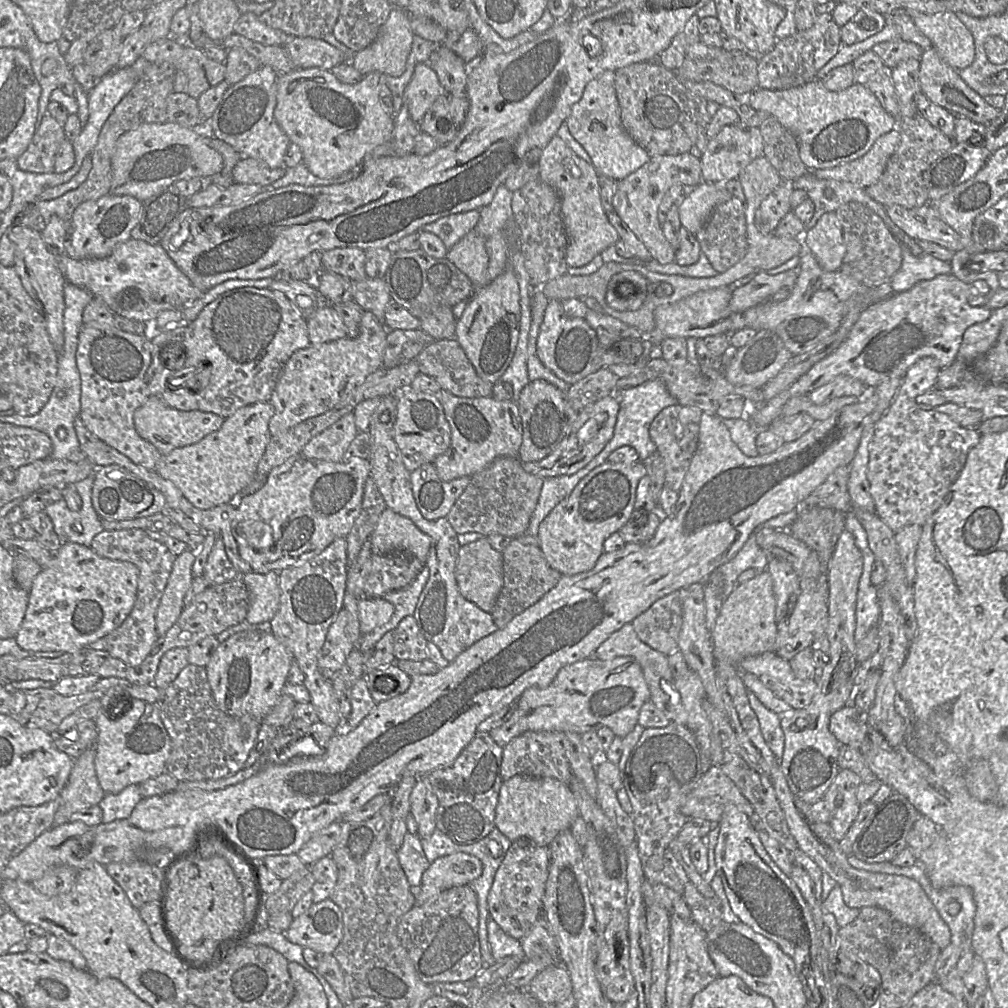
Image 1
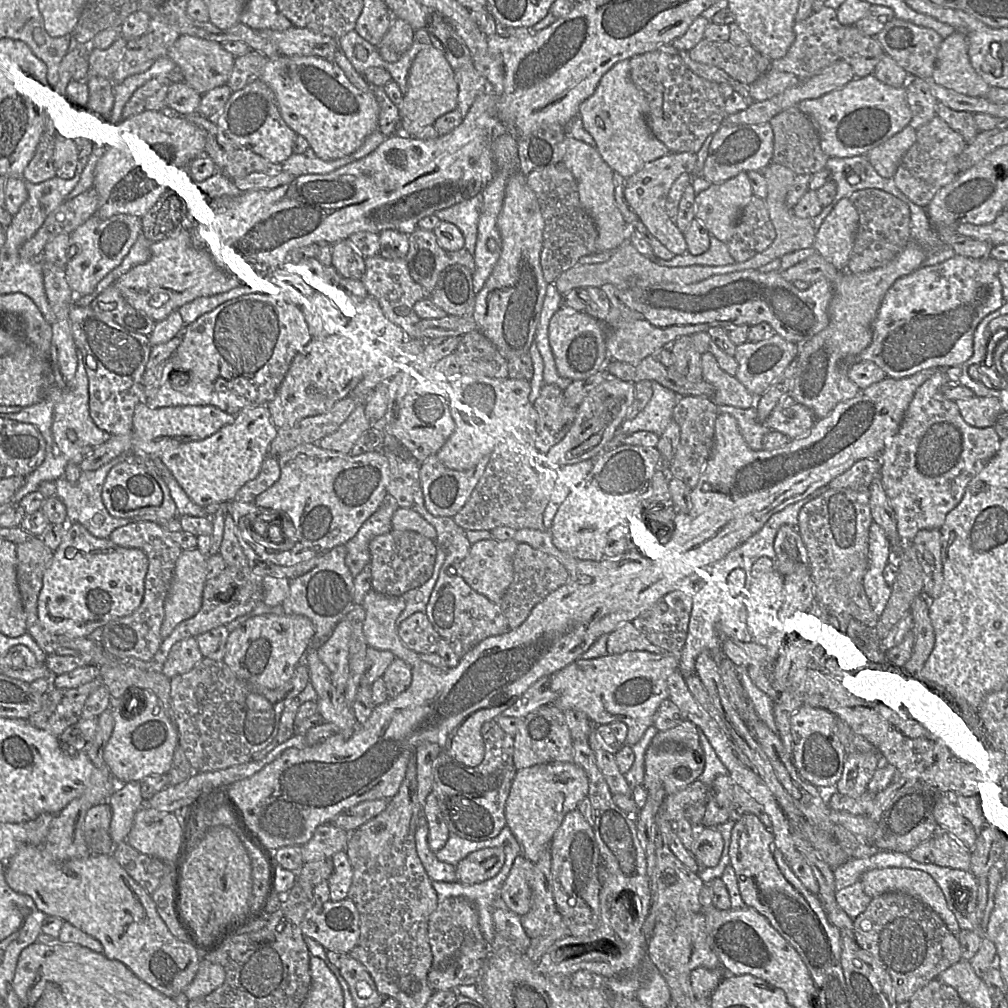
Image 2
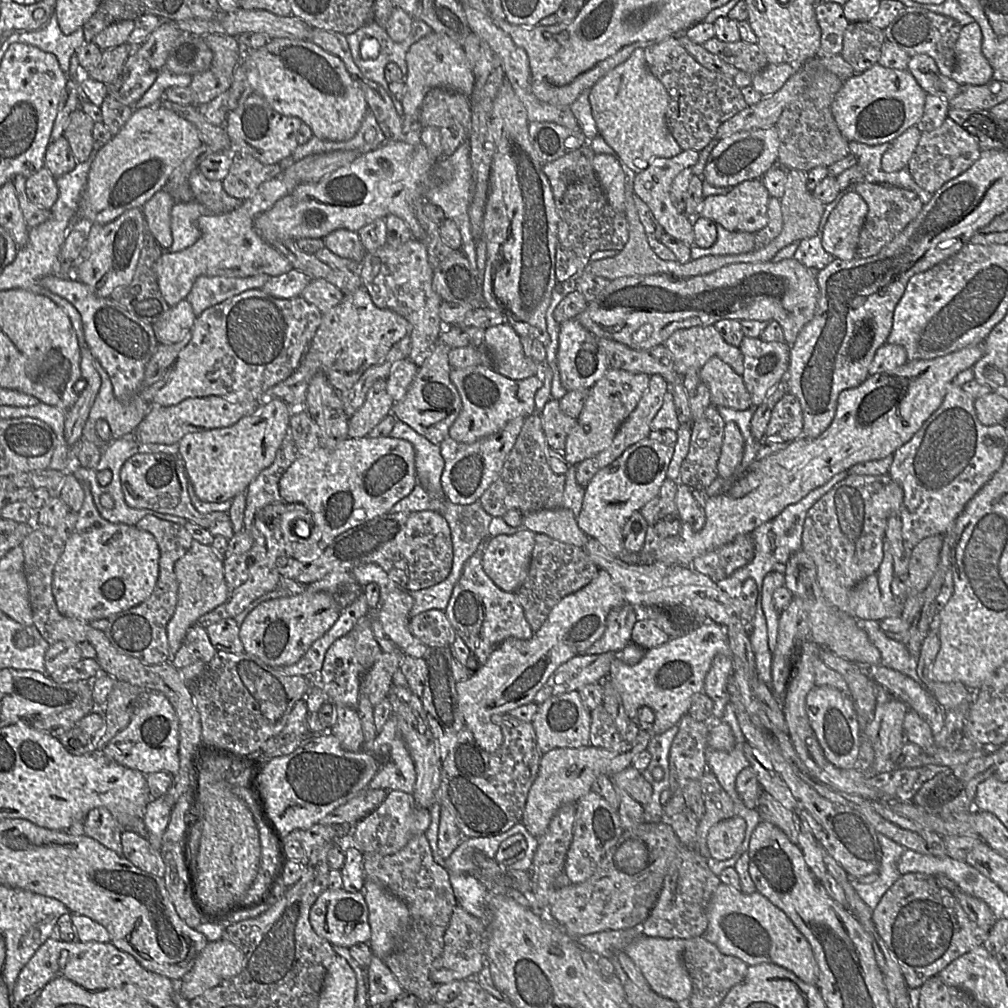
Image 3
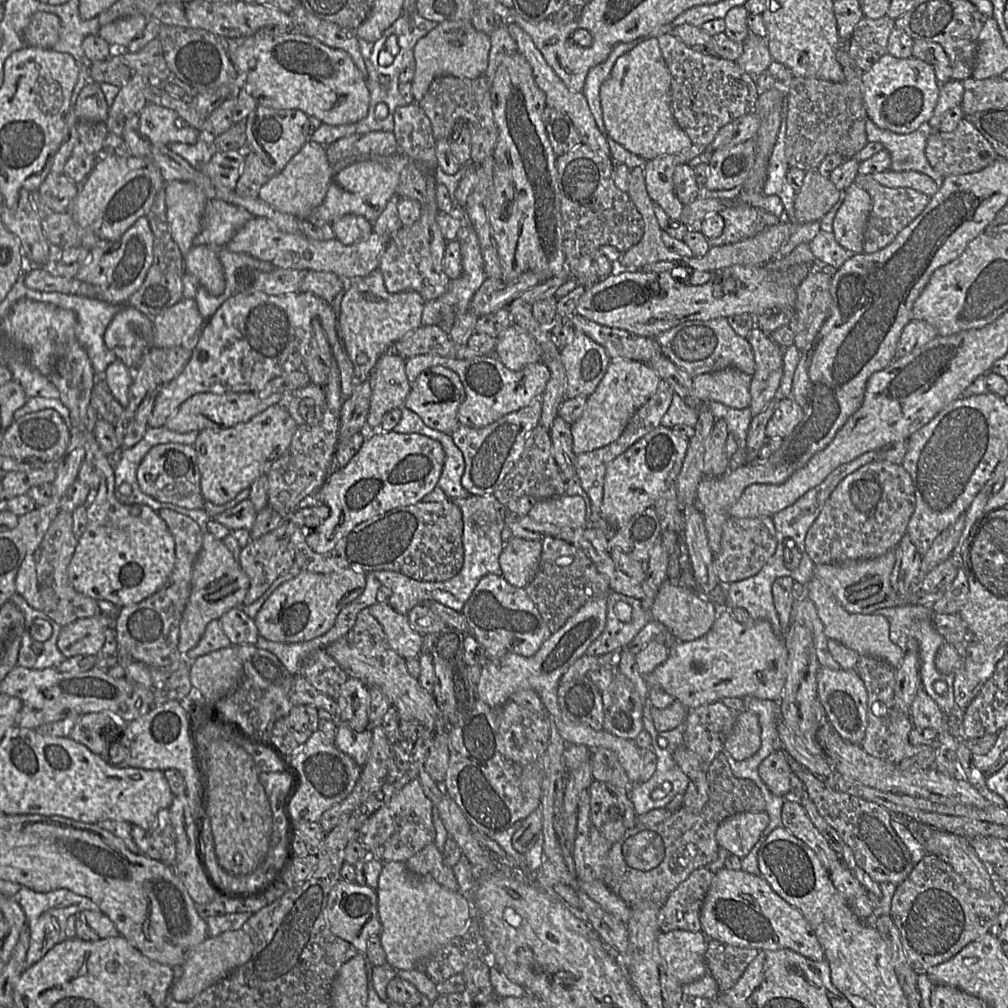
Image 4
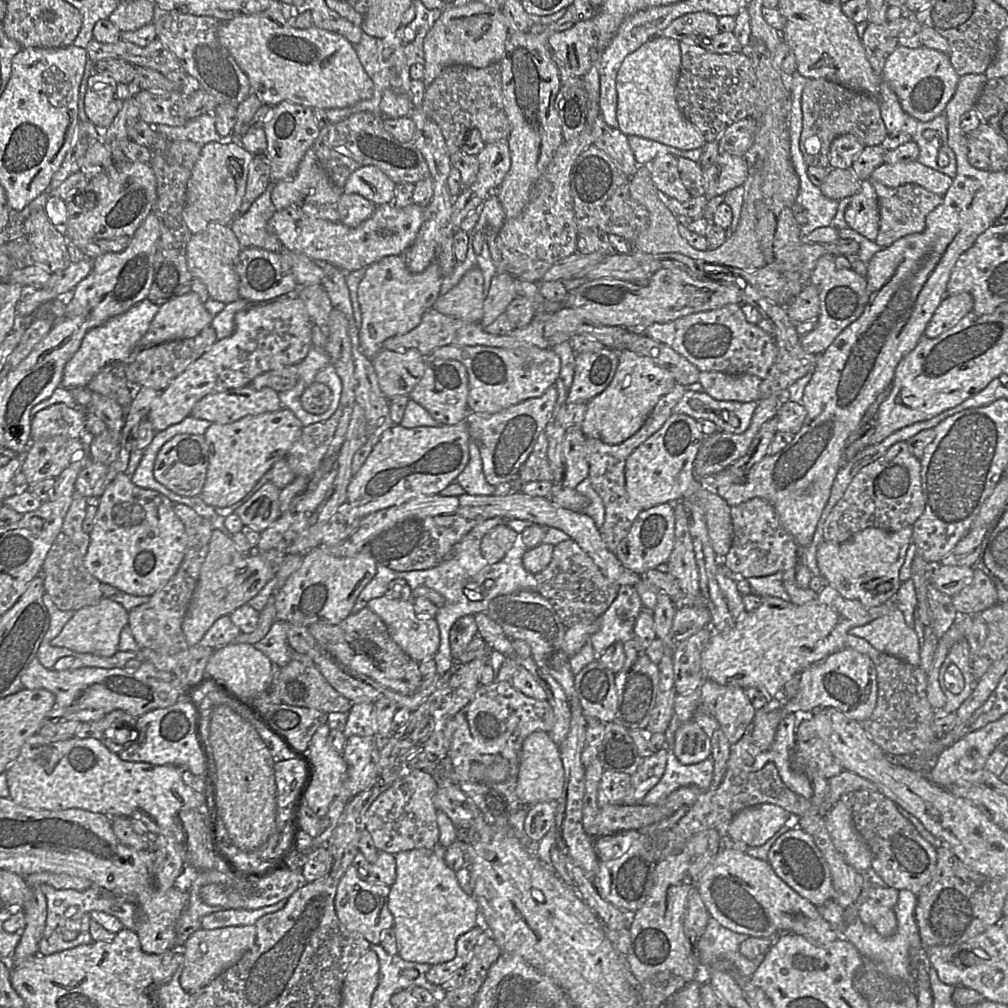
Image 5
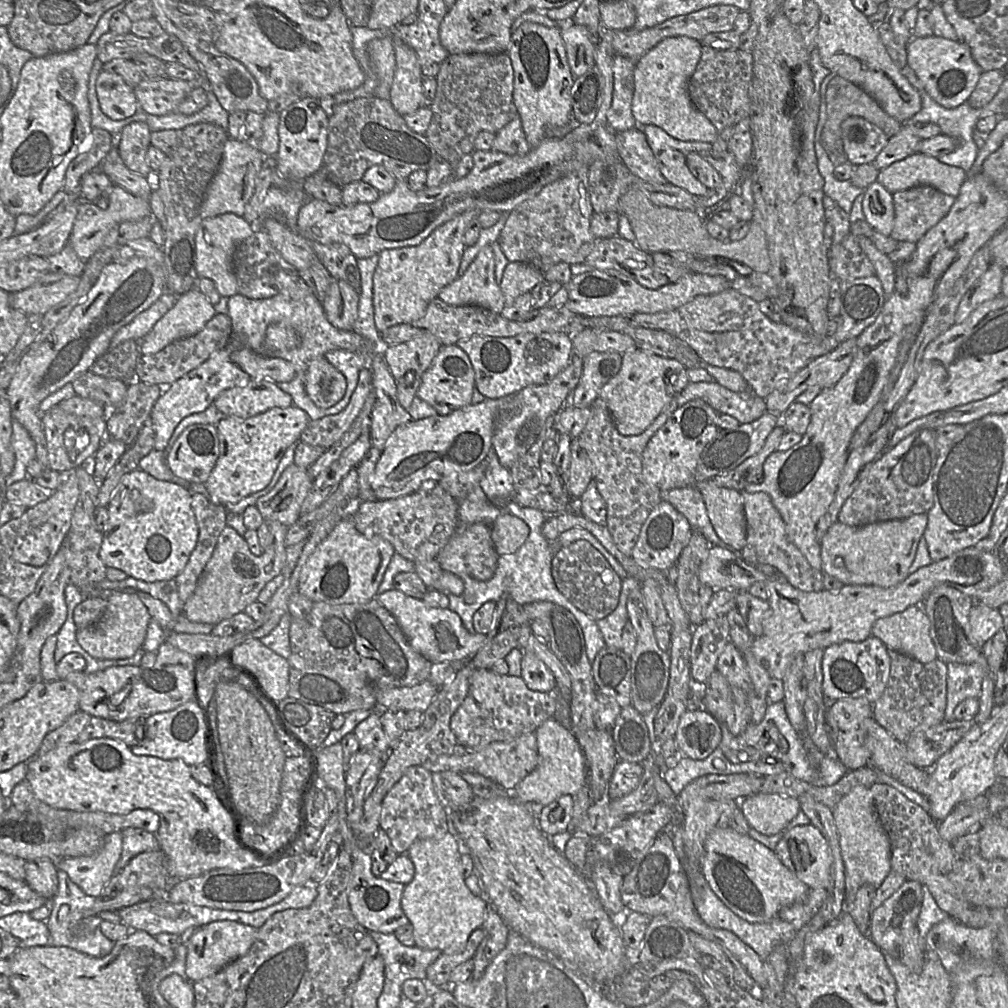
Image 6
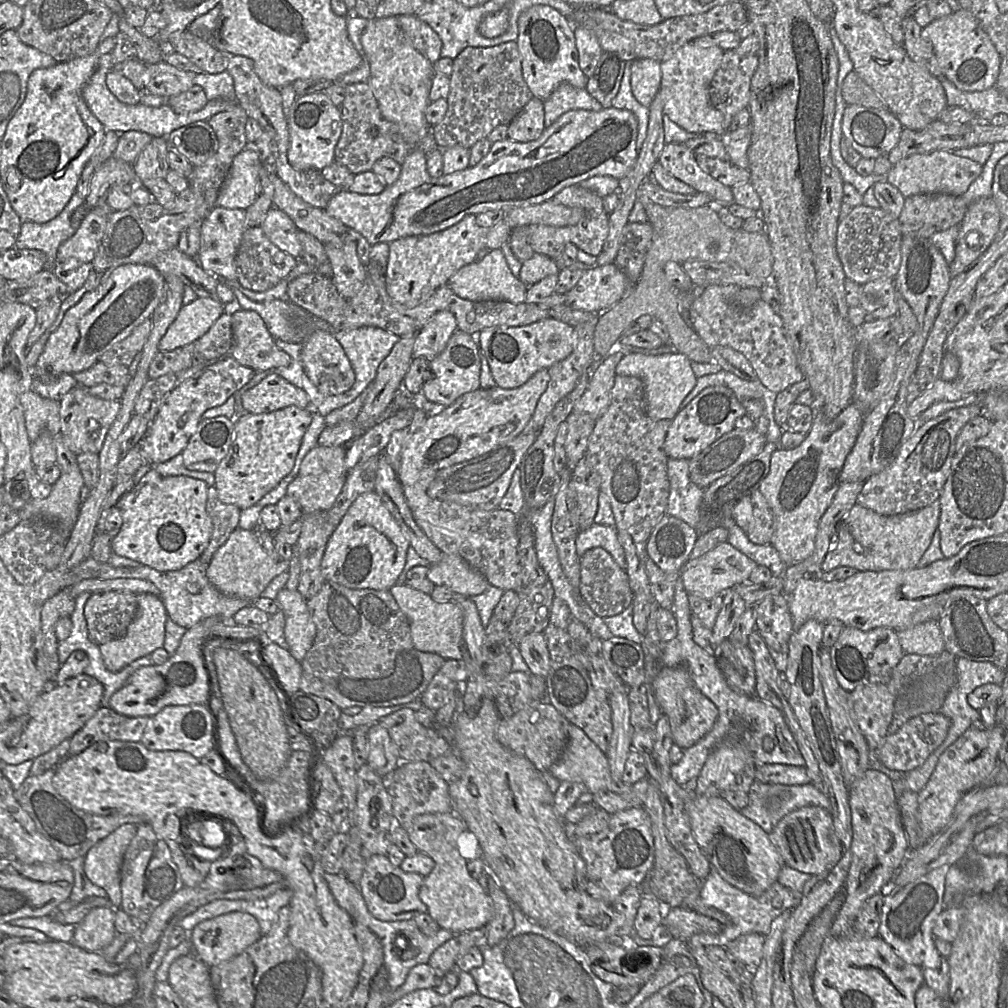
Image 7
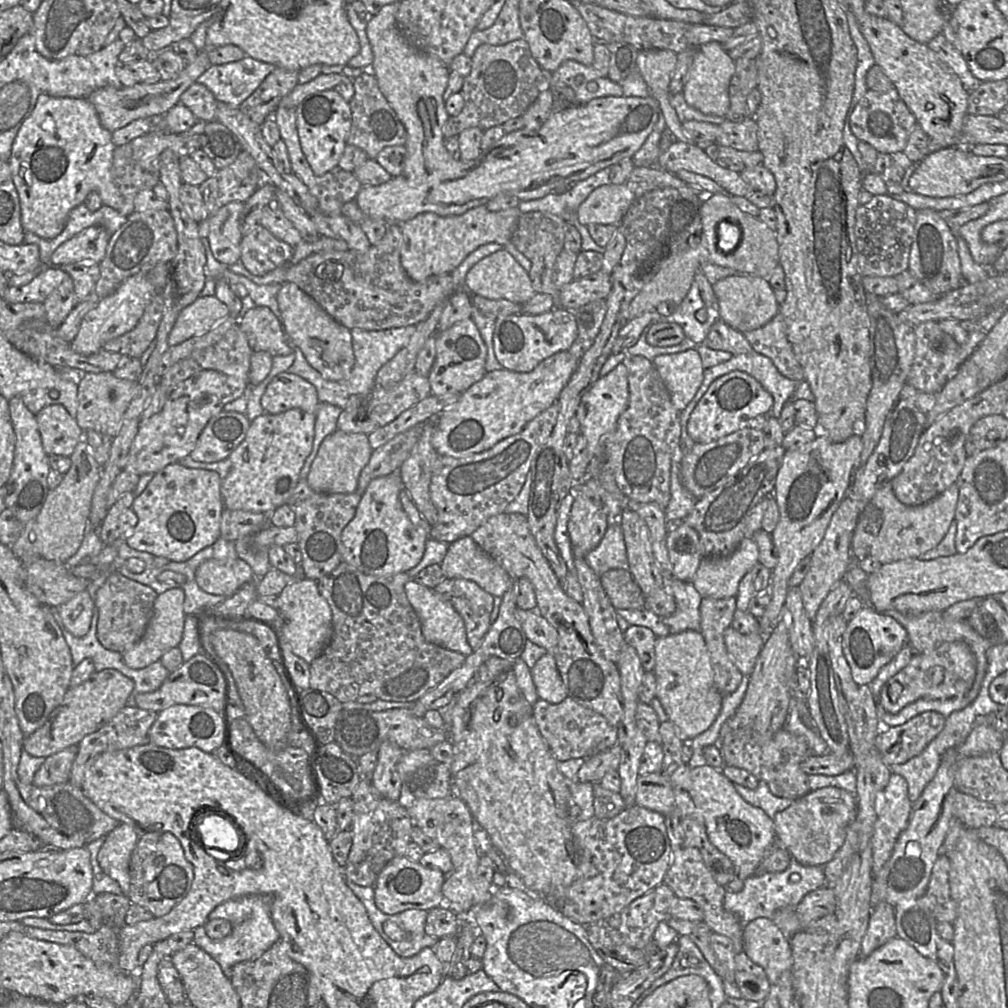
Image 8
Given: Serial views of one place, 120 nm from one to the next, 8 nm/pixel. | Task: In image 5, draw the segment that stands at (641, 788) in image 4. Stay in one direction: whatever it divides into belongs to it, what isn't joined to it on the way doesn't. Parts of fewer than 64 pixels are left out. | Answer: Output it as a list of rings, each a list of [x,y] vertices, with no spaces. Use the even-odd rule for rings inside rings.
[[[673,717],[663,733],[666,739],[663,749],[667,751],[665,770],[659,782],[643,798],[641,802],[643,805],[657,805],[674,790],[683,786],[695,785],[702,789],[710,788],[714,764],[711,757],[696,764],[685,765],[674,754],[675,732],[680,725],[681,722]]]

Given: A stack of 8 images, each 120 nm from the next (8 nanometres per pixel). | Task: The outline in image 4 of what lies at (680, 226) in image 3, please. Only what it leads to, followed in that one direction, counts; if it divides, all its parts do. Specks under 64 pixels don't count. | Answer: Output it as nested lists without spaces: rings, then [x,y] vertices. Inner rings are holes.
[[[693,144],[687,150],[659,156],[647,161],[643,166],[645,184],[650,198],[664,210],[672,221],[681,221],[681,214],[685,207],[674,191],[675,169],[680,164],[688,164],[690,160],[702,154],[707,147]]]

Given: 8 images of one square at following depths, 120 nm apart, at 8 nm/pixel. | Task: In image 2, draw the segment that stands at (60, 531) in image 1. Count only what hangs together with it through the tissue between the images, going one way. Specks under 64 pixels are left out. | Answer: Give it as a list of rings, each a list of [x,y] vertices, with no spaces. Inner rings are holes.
[[[122,455],[112,459],[110,462],[96,470],[82,471],[80,479],[76,485],[71,484],[65,477],[62,477],[55,481],[57,485],[57,497],[64,503],[67,510],[68,523],[80,523],[93,536],[97,538],[108,538],[116,528],[138,520],[112,516],[106,509],[102,500],[103,484],[111,468],[125,460],[132,460],[131,458],[134,457],[135,456],[129,456],[128,459],[128,455]]]

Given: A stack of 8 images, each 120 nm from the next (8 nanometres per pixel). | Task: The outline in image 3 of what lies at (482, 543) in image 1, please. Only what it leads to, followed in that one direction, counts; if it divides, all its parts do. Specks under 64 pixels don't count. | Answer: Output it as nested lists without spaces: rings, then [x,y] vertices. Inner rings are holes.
[[[520,529],[513,535],[488,538],[482,544],[481,564],[501,590],[516,593],[525,582],[536,534]]]

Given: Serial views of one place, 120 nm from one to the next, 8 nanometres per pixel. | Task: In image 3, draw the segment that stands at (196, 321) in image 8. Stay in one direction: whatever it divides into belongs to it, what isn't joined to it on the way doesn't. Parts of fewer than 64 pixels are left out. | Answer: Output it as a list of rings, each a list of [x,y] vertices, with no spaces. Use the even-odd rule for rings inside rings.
[[[185,299],[181,300],[153,325],[158,343],[179,342],[186,332],[190,332],[195,319],[191,304]]]

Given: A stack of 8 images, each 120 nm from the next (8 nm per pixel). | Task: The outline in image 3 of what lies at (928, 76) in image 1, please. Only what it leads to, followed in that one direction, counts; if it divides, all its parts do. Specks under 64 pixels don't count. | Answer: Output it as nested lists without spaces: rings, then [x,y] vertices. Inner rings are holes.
[[[975,21],[962,26],[955,45],[956,63],[950,77],[958,84],[984,85],[992,79],[993,69],[983,55],[982,32]]]

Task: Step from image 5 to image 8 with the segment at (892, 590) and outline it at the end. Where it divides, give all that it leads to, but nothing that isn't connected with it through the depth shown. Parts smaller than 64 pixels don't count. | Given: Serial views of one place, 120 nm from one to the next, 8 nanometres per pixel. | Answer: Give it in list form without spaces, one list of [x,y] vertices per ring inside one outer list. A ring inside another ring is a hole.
[[[882,483],[858,517],[851,542],[851,556],[857,561],[872,557],[881,564],[919,558],[934,548],[946,535],[955,518],[959,498],[956,483],[927,503],[908,506],[901,503],[891,486]]]

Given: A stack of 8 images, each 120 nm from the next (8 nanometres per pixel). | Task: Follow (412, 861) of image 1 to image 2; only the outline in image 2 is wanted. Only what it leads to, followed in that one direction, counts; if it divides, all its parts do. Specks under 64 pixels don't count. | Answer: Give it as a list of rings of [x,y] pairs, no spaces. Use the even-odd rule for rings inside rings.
[[[426,821],[425,825],[419,826],[415,833],[415,844],[416,844],[416,851],[418,854],[419,859],[421,860],[421,863],[423,864],[423,867],[430,877],[432,881],[438,882],[438,881],[444,881],[444,882],[454,882],[457,881],[456,876],[456,869],[455,865],[442,862],[440,861],[436,855],[435,852],[431,850],[429,843],[428,843],[428,834],[429,834],[429,828]]]

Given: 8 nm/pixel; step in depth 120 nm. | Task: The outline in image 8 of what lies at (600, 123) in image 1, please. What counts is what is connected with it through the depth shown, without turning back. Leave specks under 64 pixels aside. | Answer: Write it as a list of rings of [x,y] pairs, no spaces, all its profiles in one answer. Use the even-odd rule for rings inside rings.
[[[708,42],[697,47],[681,91],[686,103],[705,115],[725,117],[730,107],[729,84],[734,72],[735,61],[720,43]]]

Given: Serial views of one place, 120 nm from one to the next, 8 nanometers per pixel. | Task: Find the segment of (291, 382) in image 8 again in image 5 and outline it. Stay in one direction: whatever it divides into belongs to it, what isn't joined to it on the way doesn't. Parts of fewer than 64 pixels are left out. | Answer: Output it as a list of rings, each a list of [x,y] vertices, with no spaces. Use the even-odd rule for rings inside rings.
[[[247,385],[205,396],[194,405],[190,416],[223,425],[281,408],[278,392],[274,389],[253,389]]]

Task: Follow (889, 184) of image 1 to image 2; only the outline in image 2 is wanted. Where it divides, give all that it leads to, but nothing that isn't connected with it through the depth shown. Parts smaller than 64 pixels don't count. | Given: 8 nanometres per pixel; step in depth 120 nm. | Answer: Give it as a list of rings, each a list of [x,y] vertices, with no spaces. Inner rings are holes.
[[[935,116],[916,129],[916,140],[902,157],[892,177],[896,187],[911,203],[927,207],[934,195],[959,175],[957,157],[966,145],[967,142],[960,133]]]

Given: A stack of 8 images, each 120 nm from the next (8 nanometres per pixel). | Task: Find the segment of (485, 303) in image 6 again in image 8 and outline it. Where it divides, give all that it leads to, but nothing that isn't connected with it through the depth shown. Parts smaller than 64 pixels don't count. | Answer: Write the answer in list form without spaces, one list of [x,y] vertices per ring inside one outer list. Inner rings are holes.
[[[506,250],[477,262],[467,273],[464,289],[487,299],[505,299],[524,304],[535,291],[528,271]]]

